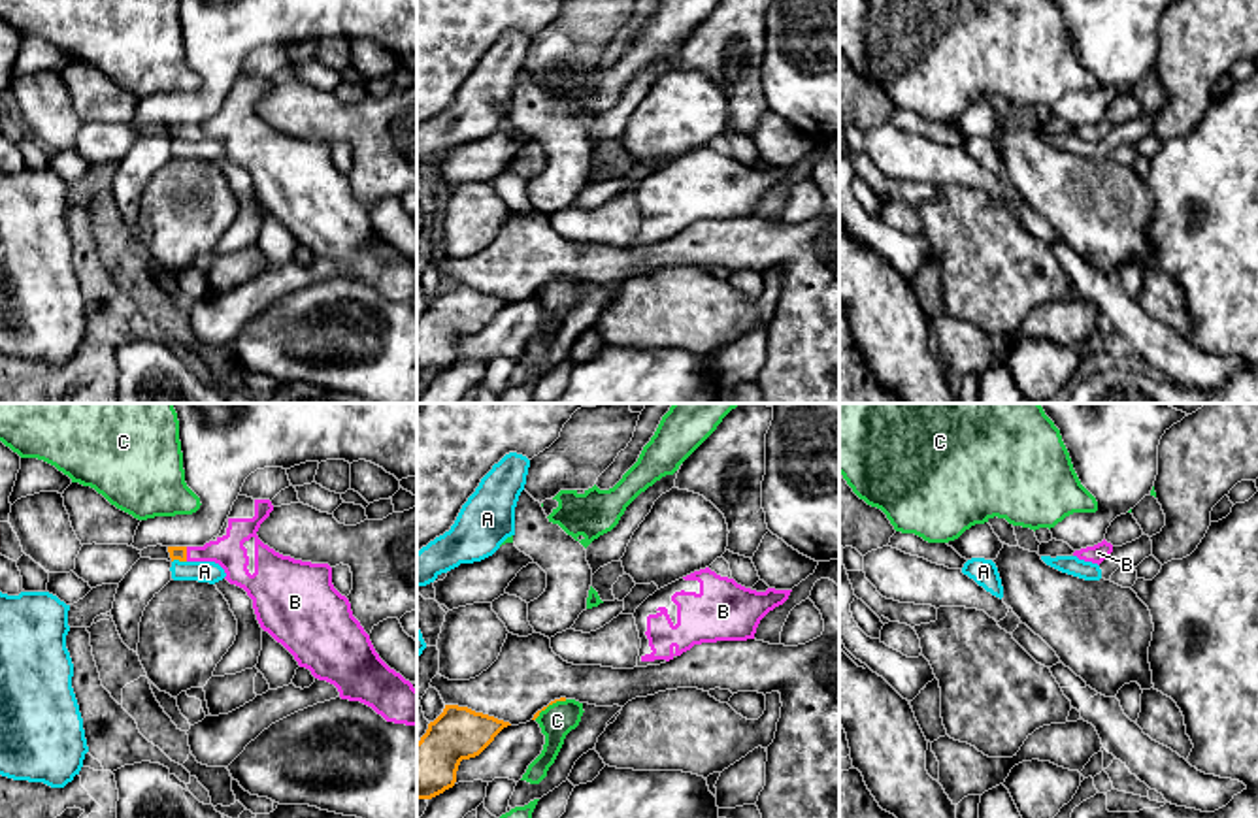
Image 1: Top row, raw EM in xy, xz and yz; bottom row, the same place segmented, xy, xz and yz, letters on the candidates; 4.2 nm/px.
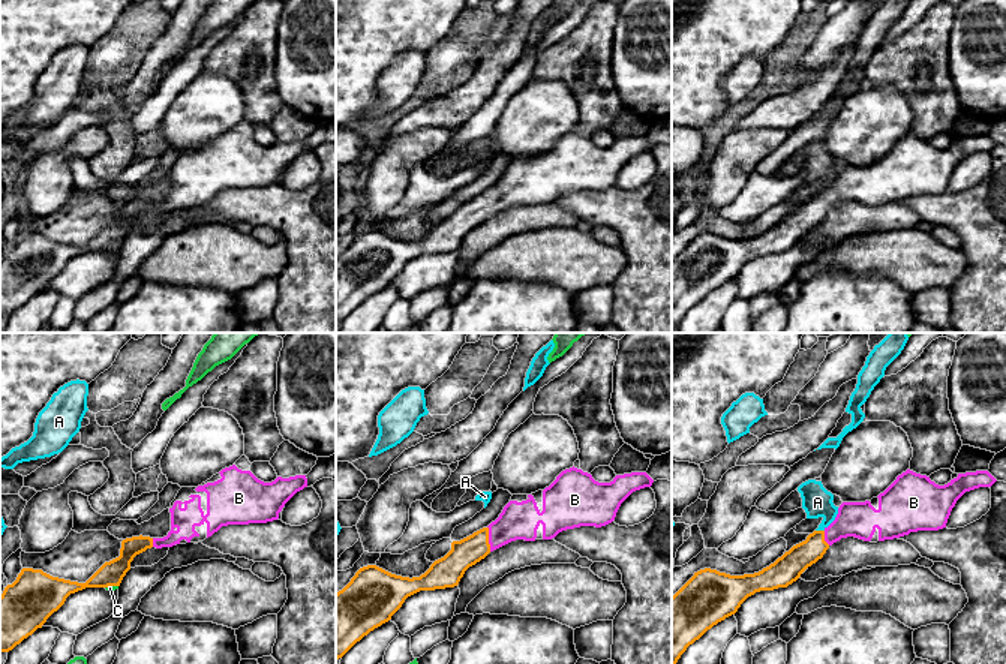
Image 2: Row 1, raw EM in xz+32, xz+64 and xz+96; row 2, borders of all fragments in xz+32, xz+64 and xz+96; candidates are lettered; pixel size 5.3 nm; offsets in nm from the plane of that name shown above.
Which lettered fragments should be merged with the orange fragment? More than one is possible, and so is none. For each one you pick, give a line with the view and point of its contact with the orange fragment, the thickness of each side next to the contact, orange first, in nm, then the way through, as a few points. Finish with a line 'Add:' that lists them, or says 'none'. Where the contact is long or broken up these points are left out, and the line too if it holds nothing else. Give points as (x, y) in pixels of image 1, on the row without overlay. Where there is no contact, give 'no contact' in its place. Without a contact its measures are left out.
B: xy (185, 132) | 60/140 nm
Add: B

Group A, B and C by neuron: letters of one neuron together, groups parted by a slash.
A / B / C

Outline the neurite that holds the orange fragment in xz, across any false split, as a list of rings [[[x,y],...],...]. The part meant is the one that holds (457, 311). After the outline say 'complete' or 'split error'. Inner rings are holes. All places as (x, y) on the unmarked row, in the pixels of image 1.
[[[445,283],[417,320],[417,379],[453,366],[460,339],[479,334],[507,303],[468,285]]]; complete

